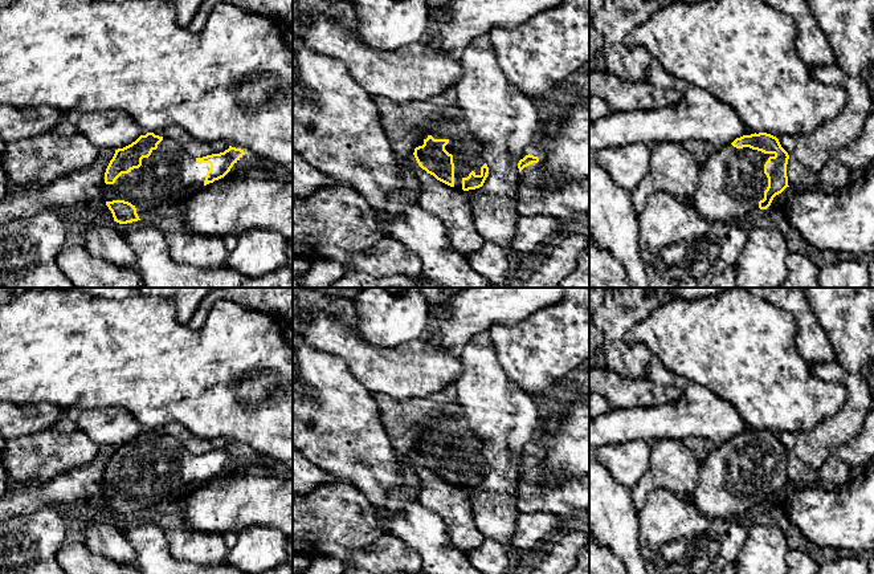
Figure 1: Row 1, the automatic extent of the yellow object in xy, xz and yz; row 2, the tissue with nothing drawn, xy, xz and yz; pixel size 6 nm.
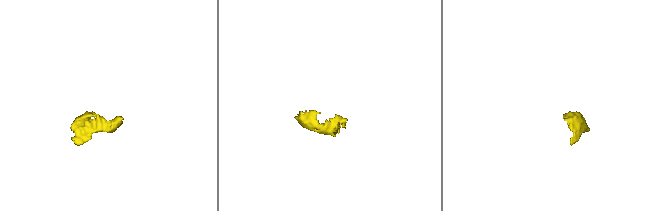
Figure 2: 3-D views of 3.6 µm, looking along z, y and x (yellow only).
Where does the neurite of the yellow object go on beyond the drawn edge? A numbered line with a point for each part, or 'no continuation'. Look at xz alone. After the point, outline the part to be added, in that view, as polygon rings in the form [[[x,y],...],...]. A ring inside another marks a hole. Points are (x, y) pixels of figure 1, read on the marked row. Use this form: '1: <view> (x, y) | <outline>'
1: xz (466, 150) | [[[429,115],[422,123],[416,126],[422,139],[432,135],[434,139],[448,139],[445,150],[453,155],[454,187],[462,190],[462,179],[471,171],[481,175],[483,146],[469,133],[460,121]]]
2: xz (570, 202) | [[[540,162],[519,172],[516,187],[519,216],[547,215],[561,221],[589,219],[589,190],[585,184],[569,182],[548,190]]]

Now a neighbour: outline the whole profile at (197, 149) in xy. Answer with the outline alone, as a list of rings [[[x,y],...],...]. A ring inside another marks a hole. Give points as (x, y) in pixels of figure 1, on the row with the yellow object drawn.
[[[172,125],[166,130],[166,135],[173,138],[195,158],[203,158],[212,154],[220,154],[229,148],[229,144],[220,142],[201,142],[187,133],[184,129]]]

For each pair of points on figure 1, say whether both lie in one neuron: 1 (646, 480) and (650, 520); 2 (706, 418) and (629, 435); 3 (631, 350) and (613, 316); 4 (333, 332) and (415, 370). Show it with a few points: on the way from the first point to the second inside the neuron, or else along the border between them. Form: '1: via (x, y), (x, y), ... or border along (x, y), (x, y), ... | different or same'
1: border along (678, 493), (654, 488), (638, 511) | different
2: via (687, 423), (669, 430), (648, 432) | same
3: via (621, 344), (615, 337), (615, 325) | same
4: via (352, 349), (368, 365), (382, 370), (395, 370) | same

